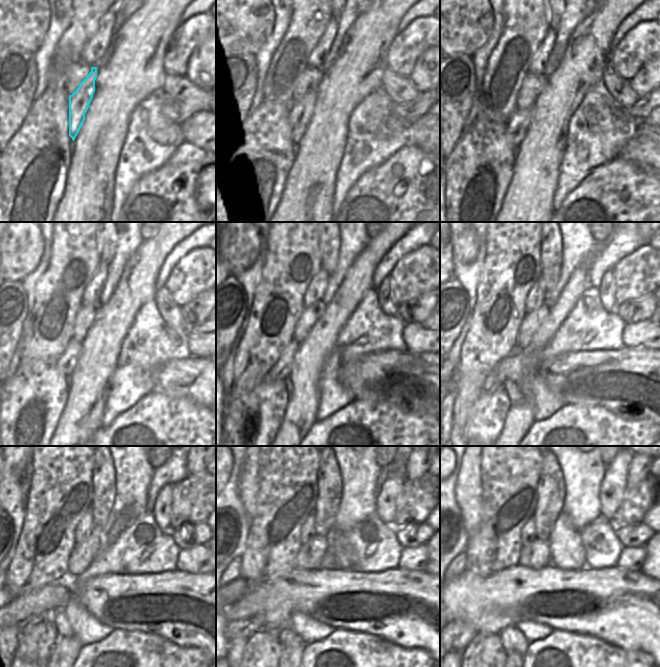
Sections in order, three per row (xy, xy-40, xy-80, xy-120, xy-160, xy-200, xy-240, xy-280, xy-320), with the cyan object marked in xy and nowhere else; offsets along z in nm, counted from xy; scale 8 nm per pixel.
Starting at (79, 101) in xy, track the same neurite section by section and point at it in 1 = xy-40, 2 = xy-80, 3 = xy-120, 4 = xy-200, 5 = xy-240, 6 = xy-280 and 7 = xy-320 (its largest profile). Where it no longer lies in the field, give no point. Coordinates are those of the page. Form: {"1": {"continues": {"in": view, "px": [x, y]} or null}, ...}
{"1": {"continues": {"in": "xy-40", "px": [300, 112]}}, "2": {"continues": {"in": "xy-80", "px": [518, 124]}}, "3": {"continues": {"in": "xy-120", "px": [66, 362]}}, "4": {"continues": {"in": "xy-200", "px": [512, 368]}}, "5": {"continues": {"in": "xy-240", "px": [29, 609]}}, "6": {"continues": {"in": "xy-280", "px": [242, 624]}}, "7": {"continues": {"in": "xy-320", "px": [460, 633]}}}

